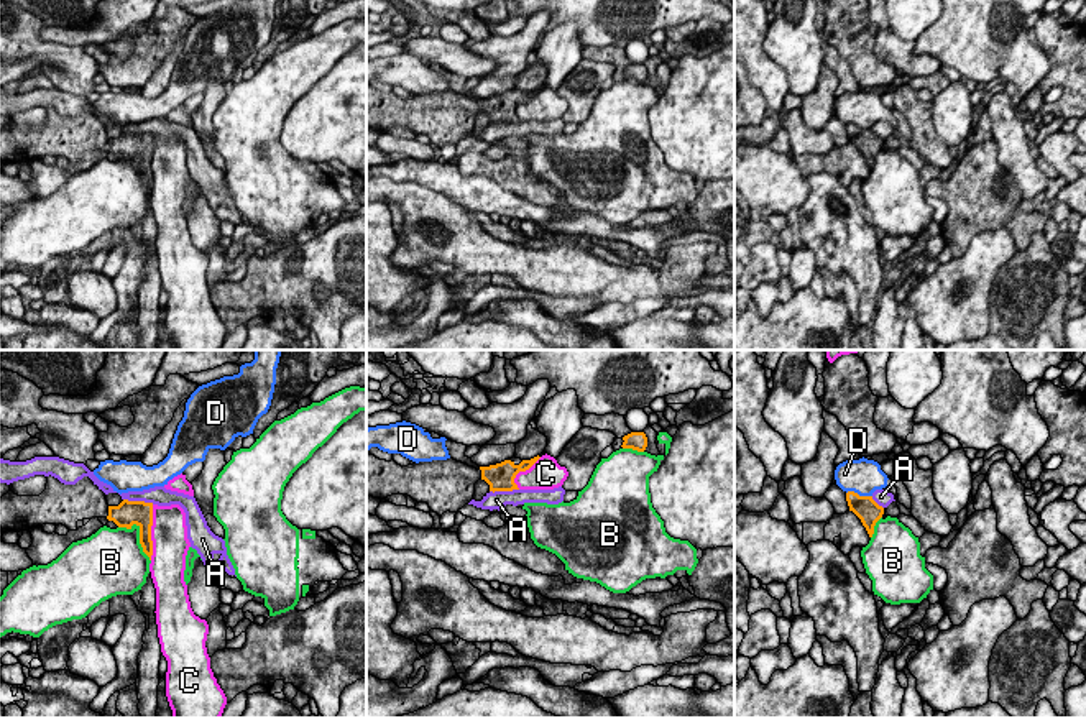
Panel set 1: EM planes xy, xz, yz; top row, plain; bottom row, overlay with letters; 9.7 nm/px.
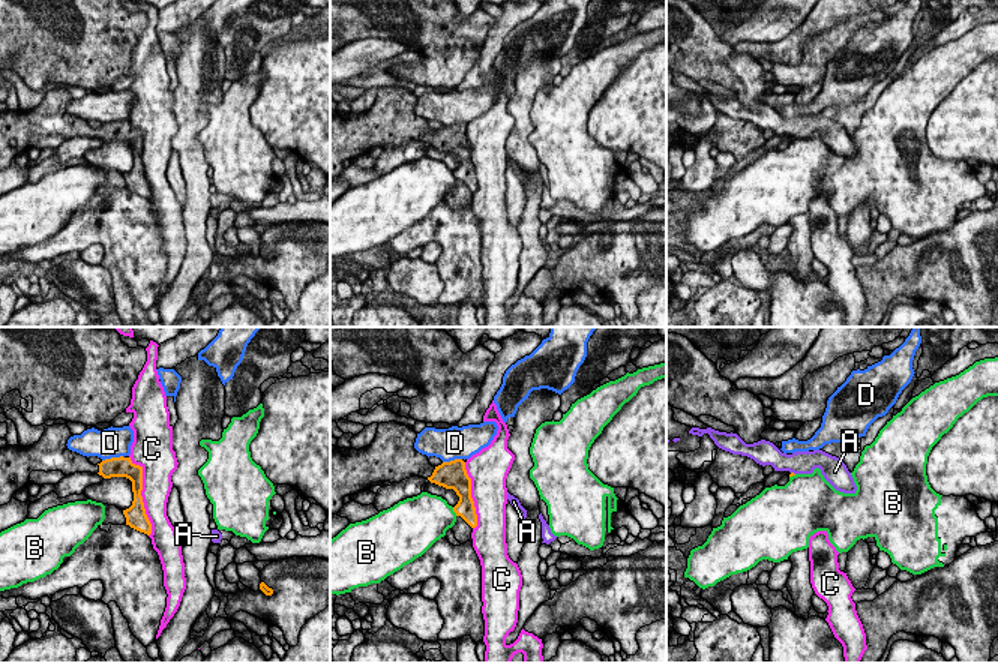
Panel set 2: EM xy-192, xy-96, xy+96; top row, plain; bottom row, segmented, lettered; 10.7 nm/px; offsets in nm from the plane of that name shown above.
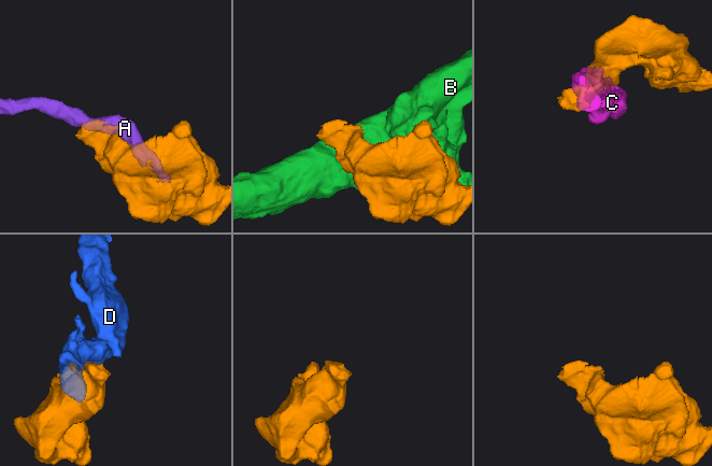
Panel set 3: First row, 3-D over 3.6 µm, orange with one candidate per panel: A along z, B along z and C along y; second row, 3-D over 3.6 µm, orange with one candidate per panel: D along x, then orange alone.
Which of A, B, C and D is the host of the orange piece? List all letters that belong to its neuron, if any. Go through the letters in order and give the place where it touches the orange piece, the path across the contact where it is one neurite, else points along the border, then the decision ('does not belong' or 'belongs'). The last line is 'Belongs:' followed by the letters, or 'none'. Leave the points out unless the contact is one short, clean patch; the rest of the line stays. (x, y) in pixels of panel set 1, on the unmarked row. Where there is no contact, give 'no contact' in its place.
A: xy (138, 133) | along xy (124, 130), (153, 135) | does not belong
B: xy (140, 166) | does not belong
C: xy (150, 165) | does not belong
D: yz (858, 127) | along yz (846, 124), (871, 128) | does not belong
Belongs: none

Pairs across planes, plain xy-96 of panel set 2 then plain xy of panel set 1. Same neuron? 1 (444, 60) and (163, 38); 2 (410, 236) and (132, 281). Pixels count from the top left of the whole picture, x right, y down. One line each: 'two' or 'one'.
1: one
2: one

